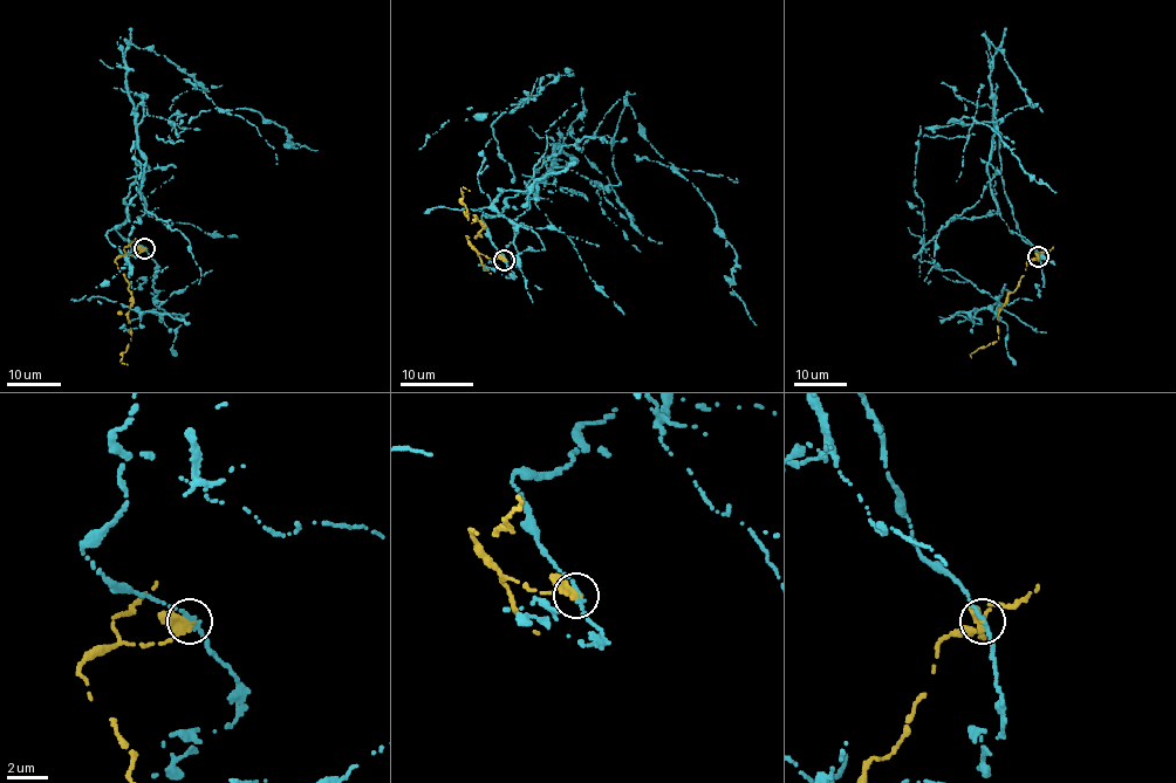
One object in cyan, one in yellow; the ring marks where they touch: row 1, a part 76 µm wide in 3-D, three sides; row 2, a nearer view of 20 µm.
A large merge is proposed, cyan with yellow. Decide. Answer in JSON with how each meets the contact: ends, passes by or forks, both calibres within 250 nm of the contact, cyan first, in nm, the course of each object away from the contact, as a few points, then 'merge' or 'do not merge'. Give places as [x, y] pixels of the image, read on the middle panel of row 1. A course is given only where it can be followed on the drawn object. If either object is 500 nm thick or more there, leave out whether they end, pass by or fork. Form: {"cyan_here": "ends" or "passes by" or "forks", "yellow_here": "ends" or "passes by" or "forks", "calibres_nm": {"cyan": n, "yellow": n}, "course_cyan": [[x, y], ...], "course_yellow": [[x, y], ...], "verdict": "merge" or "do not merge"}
{"cyan_here": "passes by", "yellow_here": "passes by", "calibres_nm": {"cyan": 240, "yellow": 320}, "course_cyan": [[505, 259], [481, 218], [507, 198], [554, 167], [619, 184], [624, 100], [713, 215], [757, 325]], "course_yellow": [[505, 259], [486, 258], [466, 237], [480, 235], [485, 227], [476, 215], [471, 224], [460, 187], [470, 191]], "verdict": "do not merge"}

